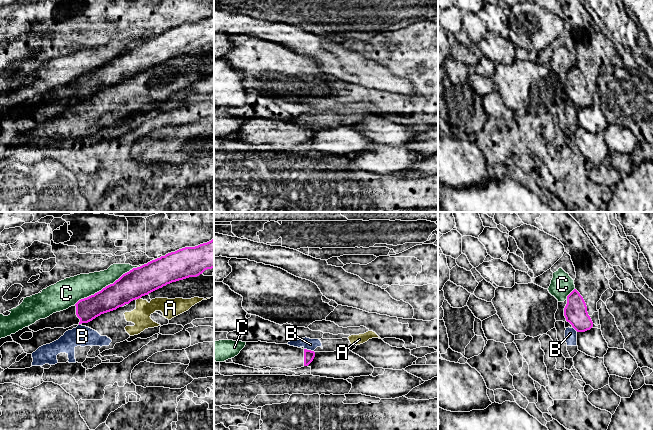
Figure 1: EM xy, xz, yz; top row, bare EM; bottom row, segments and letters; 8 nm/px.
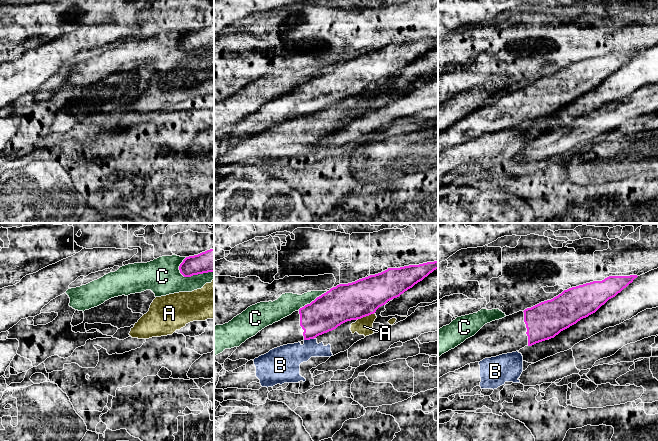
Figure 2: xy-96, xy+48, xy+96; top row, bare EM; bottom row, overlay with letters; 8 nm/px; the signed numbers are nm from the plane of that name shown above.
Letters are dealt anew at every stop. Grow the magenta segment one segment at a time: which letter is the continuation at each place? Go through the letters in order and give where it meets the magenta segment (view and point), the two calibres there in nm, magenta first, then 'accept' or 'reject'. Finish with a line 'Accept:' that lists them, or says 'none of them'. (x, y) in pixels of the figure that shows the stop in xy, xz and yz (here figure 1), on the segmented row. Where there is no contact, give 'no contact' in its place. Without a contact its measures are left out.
A: xy (138, 298) | 240/150 nm | reject
B: xz (309, 350) | 90/100 nm | reject
C: xy (108, 285) | 240/190 nm | reject
Accept: none of them

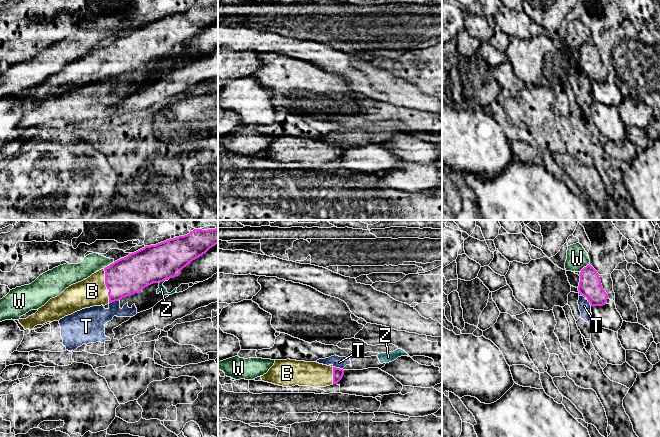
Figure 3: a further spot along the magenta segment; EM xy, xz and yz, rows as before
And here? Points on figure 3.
B: xy (106, 286) | 300/220 nm | accept
T: xy (114, 301) | 300/220 nm | reject
W: yz (584, 267) | 180/180 nm | reject
Z: xy (164, 280) | 300/50 nm | reject
Accept: B

